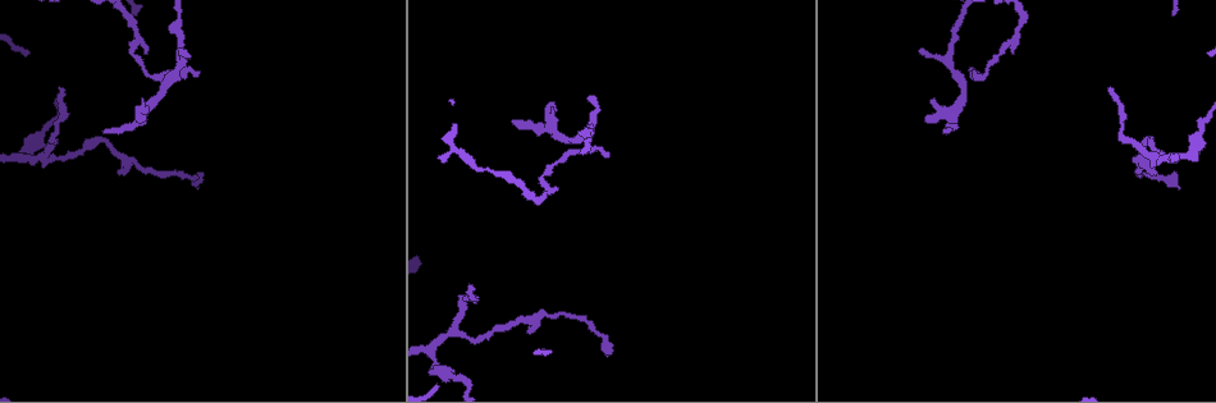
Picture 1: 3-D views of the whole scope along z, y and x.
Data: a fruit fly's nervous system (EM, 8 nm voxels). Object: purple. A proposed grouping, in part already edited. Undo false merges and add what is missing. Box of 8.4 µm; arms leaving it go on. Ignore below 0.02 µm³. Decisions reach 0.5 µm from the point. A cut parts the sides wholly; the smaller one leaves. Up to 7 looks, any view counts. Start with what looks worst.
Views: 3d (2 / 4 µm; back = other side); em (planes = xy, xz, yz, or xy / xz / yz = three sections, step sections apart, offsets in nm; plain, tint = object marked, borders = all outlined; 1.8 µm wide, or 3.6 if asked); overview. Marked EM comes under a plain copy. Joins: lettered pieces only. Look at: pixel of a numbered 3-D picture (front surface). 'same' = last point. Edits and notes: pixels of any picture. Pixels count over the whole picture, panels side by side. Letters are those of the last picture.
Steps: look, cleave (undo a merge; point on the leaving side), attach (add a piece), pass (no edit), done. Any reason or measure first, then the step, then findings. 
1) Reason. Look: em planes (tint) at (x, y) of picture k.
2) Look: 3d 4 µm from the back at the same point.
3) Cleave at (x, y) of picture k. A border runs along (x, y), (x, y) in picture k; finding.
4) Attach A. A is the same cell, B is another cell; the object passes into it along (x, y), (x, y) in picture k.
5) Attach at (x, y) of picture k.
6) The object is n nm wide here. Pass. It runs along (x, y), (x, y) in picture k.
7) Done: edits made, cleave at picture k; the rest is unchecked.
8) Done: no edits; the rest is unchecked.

Free end. Look: em xz step 8 (borders) at (943, 132) of picture 1.

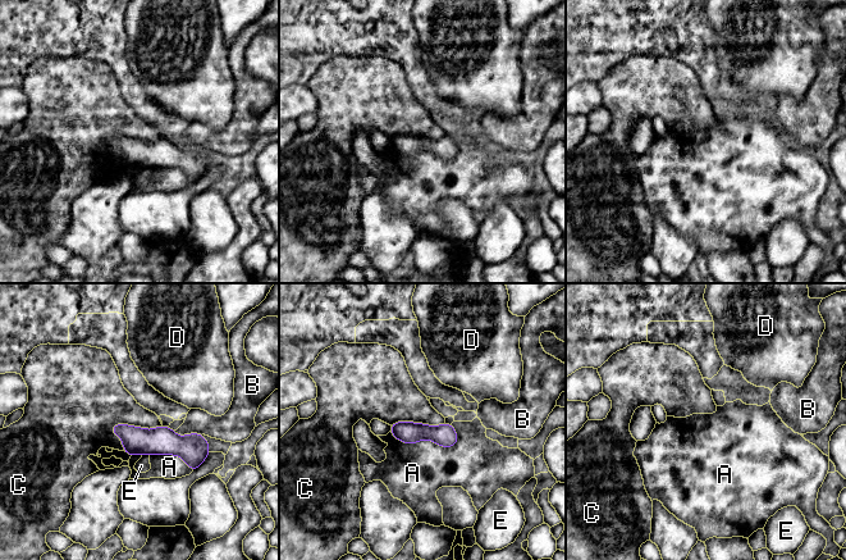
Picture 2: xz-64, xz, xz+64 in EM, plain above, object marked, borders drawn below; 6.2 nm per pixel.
The object is 140 nm wide here. Pass. A, B, C, D and E are other cells; a border runs along (391, 431), (408, 444), (458, 440) in picture 2; none of them fits.

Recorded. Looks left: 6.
Free end. Look: 3d 4 µm at (1178, 187) of picture 1.

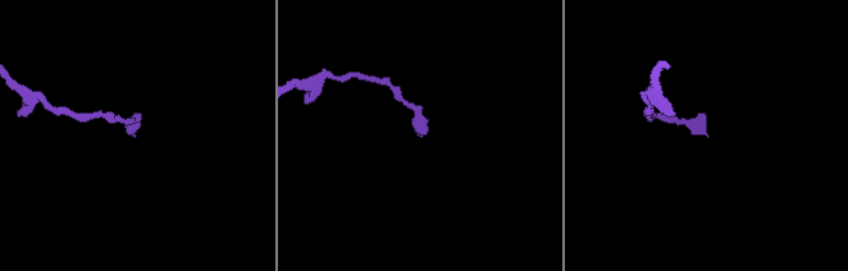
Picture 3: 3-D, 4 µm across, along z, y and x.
Look: em xz step 16 (borders) at (421, 137) of picture 3.

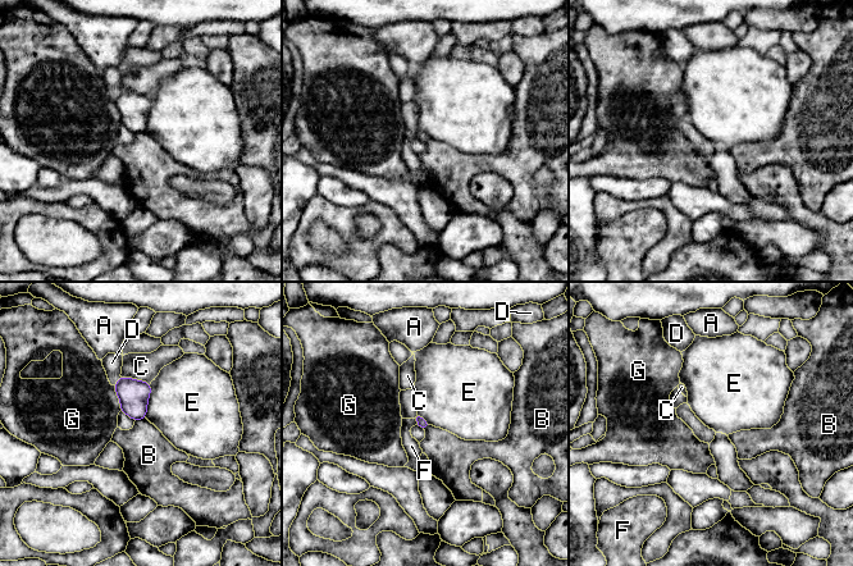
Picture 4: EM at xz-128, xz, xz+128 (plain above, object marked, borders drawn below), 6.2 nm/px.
Look: em planes (borders) at the same point.

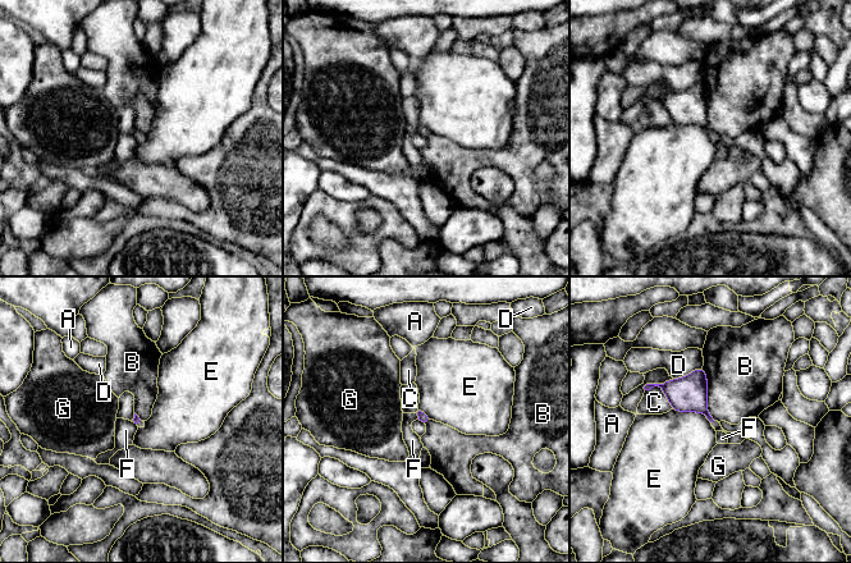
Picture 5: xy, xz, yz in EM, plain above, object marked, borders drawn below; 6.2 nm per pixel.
Pass. A, B, C, D, E, F and G are other cells; a border runs along (701, 367), (707, 410), (714, 420) in picture 5; none of them fits.

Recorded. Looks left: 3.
Abrupt turn. Look: 3d 2 µm at (1158, 158) of picture 1.

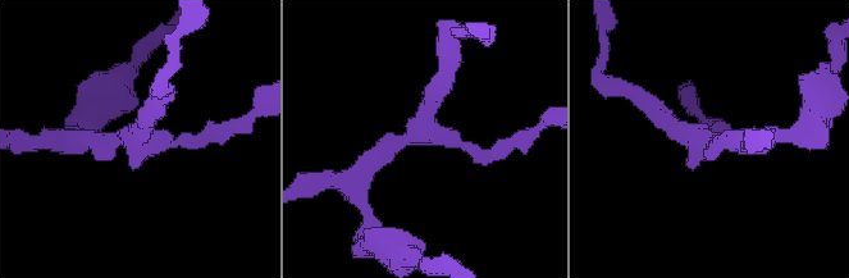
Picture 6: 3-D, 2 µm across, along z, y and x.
Look: em xy step 16 (tint) at (414, 137) of picture 6.

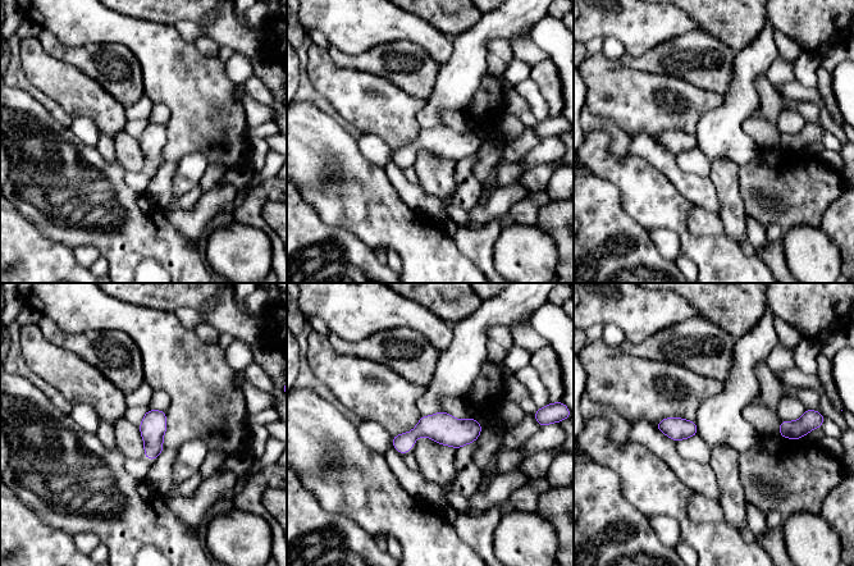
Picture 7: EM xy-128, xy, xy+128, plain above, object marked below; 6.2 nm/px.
What lies round it. Look: em xy step 16 (borders) at the same point.

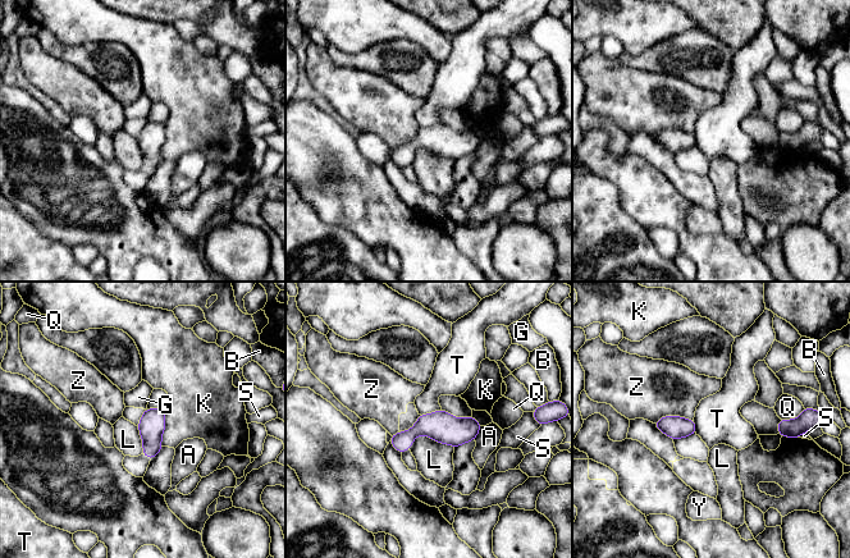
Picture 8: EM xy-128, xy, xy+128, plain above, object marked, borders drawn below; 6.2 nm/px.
Pass. A, B, G, K, L, Q, S, T, Y and Z are other cells; it runs along (476, 428), (419, 428), (393, 438) in picture 8; one neuron here.

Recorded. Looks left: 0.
Done: no edits; the rest is unchecked.

